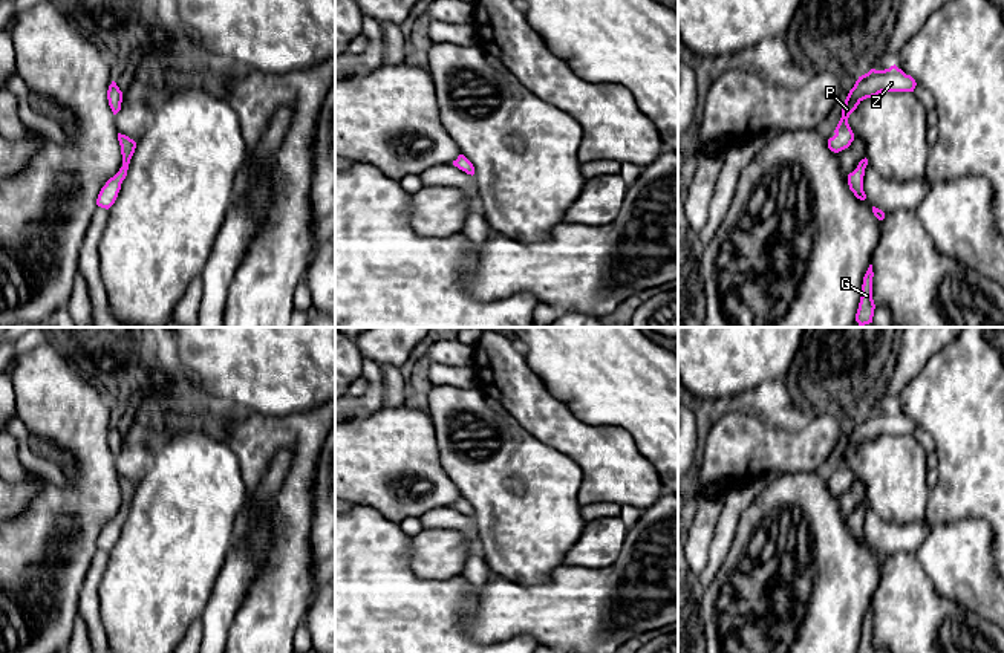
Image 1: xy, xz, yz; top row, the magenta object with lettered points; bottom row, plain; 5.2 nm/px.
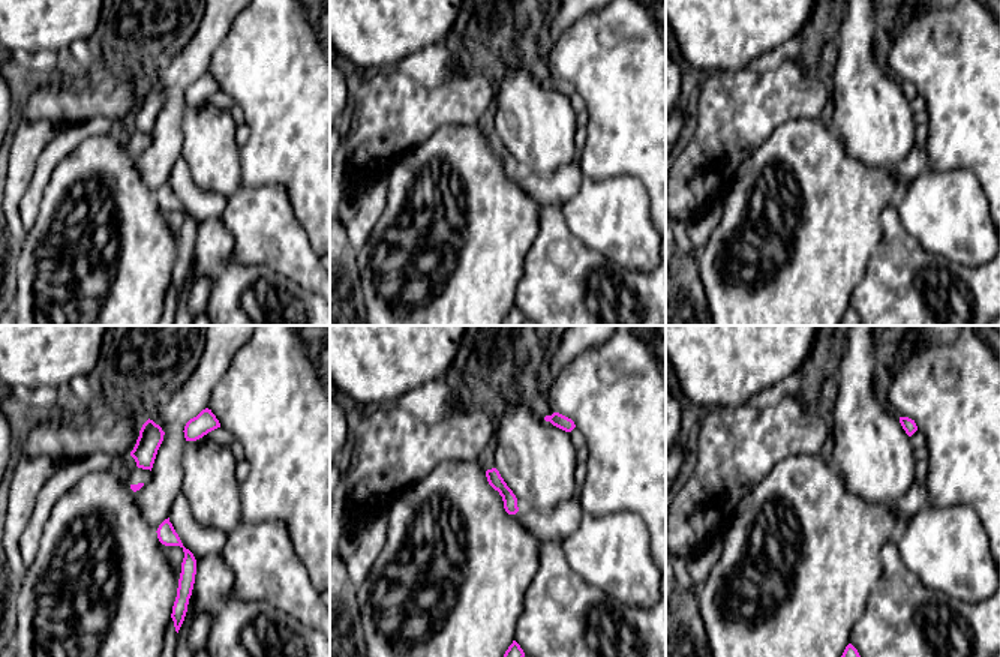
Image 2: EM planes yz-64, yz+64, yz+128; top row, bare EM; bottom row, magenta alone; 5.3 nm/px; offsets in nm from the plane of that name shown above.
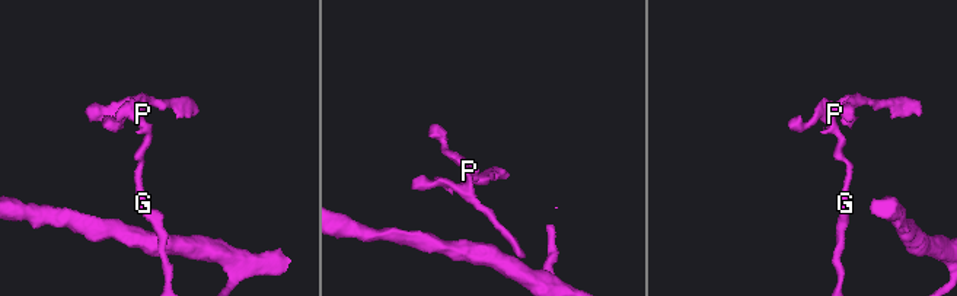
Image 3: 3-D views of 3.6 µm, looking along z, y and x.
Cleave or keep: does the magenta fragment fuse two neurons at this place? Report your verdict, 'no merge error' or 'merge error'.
merge error

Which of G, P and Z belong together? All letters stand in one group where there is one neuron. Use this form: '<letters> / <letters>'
G / P Z

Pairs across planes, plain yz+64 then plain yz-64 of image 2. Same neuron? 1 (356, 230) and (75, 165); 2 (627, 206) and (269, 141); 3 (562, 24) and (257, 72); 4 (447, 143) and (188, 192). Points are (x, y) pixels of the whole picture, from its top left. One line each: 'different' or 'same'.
1: different
2: different
3: different
4: different

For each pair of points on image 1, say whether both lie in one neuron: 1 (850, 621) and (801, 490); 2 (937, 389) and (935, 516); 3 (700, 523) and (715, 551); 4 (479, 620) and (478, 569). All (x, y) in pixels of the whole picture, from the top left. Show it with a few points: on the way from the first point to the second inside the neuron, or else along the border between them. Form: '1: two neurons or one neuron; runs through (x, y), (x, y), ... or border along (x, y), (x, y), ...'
1: one neuron; runs through (821, 589), (818, 534), (813, 522)
2: one neuron; runs through (952, 421), (952, 484)
3: two neurons; border along (723, 506), (709, 545), (709, 560), (698, 574)
4: two neurons; border along (496, 577), (475, 586)

